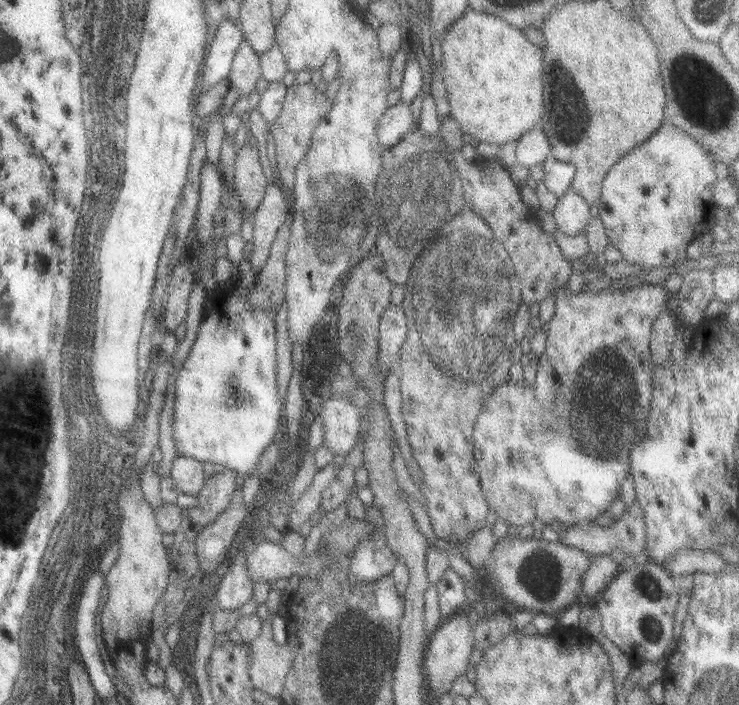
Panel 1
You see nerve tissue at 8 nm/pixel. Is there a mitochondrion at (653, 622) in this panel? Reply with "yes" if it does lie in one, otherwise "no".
yes

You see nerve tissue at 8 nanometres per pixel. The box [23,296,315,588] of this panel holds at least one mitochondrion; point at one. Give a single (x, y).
(236, 390)

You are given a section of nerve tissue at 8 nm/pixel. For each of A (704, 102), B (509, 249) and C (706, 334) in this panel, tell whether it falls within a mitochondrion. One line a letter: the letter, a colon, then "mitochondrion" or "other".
A: mitochondrion
B: other
C: other

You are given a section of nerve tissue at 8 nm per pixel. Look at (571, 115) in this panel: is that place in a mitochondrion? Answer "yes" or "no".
yes

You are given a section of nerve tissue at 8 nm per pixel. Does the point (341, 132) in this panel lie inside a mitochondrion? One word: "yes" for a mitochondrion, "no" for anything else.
no

